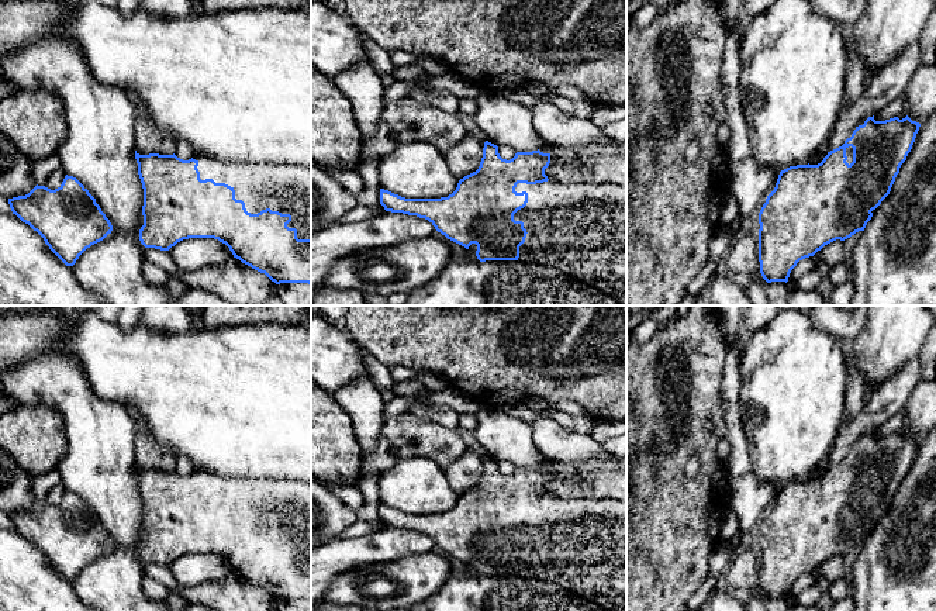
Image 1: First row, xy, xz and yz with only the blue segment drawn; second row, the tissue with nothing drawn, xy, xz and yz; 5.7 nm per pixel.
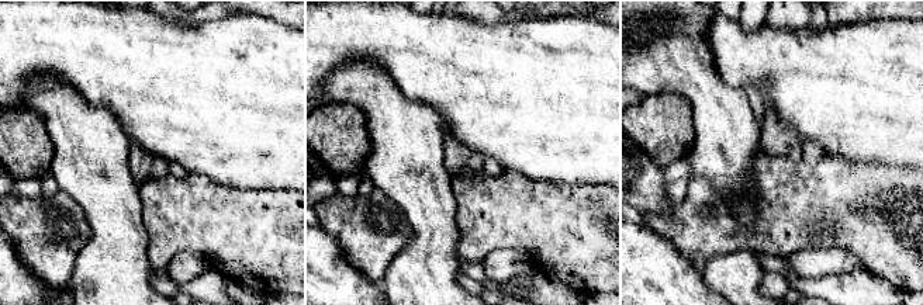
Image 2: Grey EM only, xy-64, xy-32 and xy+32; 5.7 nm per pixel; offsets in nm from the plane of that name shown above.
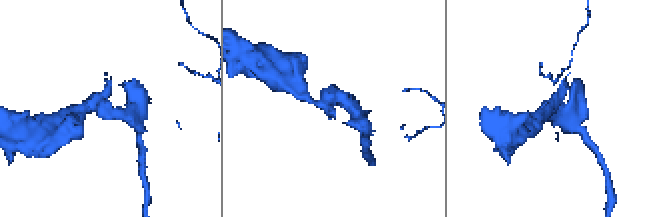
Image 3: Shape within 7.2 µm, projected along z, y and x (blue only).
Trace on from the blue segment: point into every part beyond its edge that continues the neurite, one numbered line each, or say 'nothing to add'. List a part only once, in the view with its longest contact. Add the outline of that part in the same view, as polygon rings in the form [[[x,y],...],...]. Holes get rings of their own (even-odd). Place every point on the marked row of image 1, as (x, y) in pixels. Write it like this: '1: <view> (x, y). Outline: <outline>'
1: xy (286, 189). Outline: [[[208,156],[194,158],[198,162],[200,179],[213,179],[215,183],[225,183],[235,190],[235,199],[245,203],[251,214],[270,208],[282,214],[290,214],[289,228],[297,229],[298,239],[311,239],[311,170],[304,166],[293,165],[236,165],[217,162]]]

